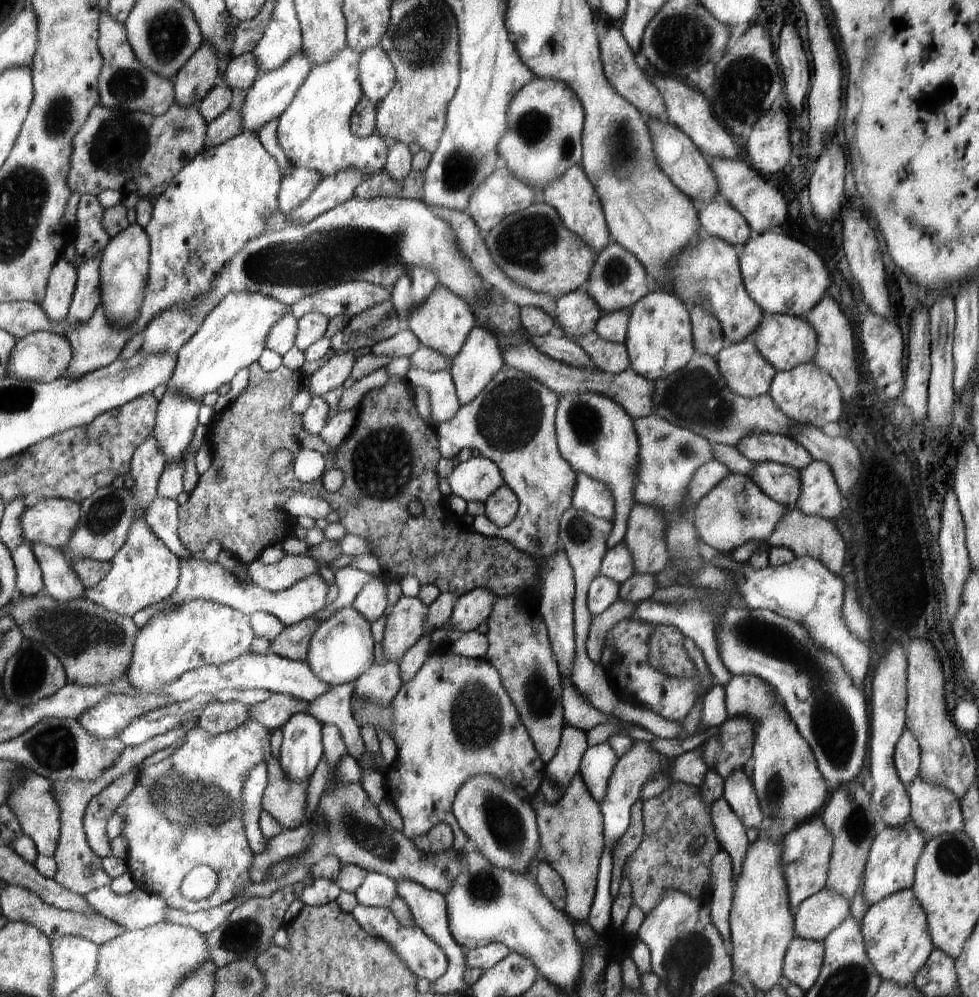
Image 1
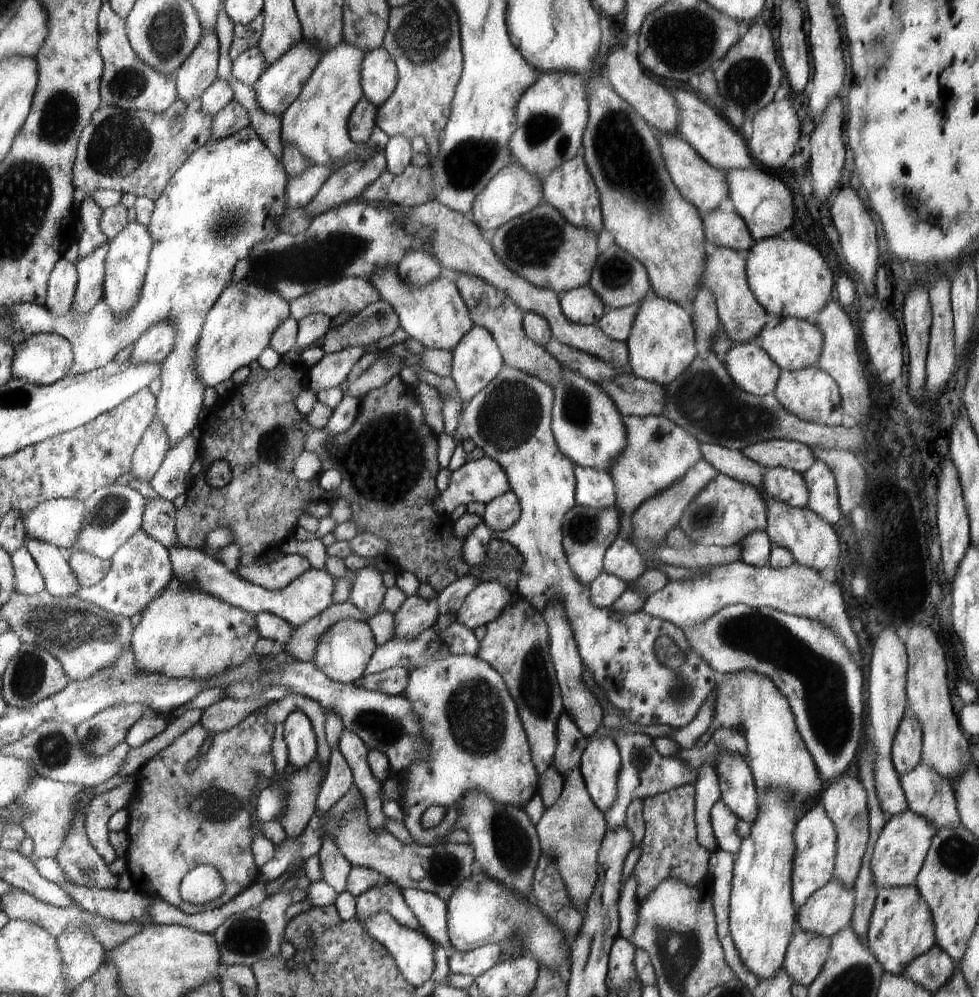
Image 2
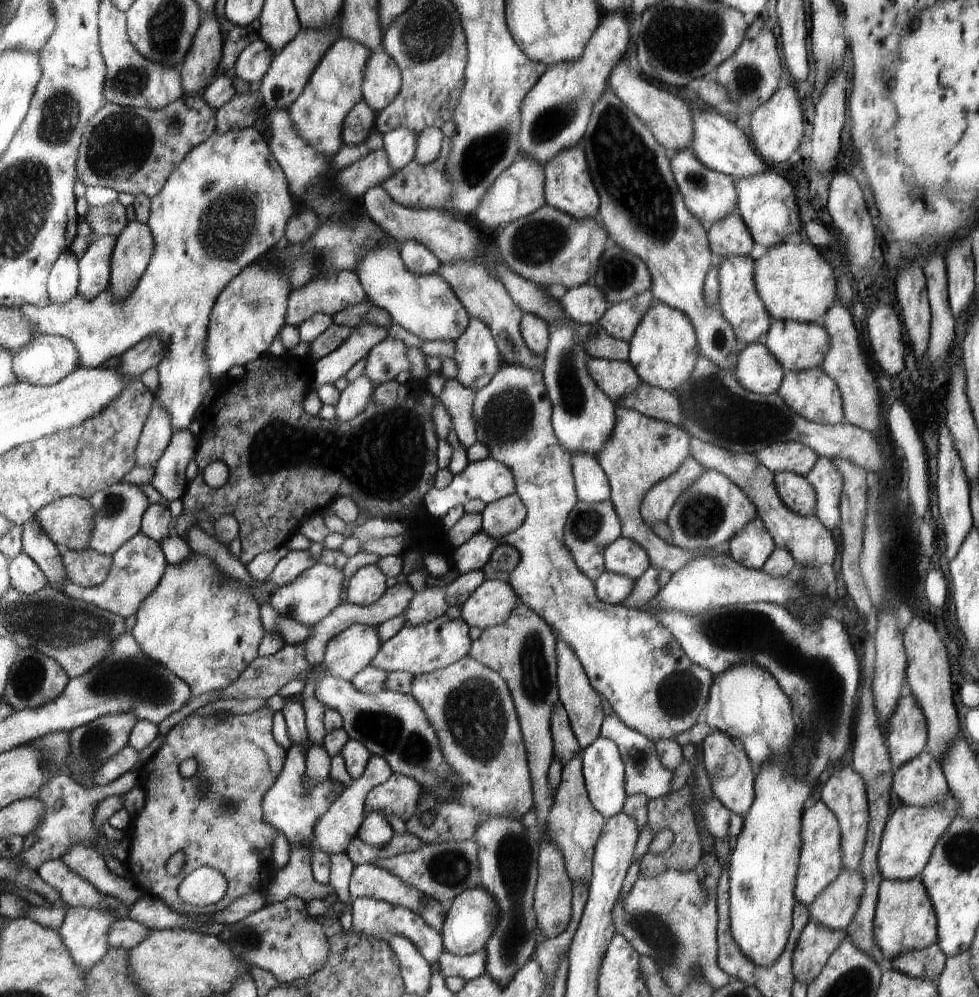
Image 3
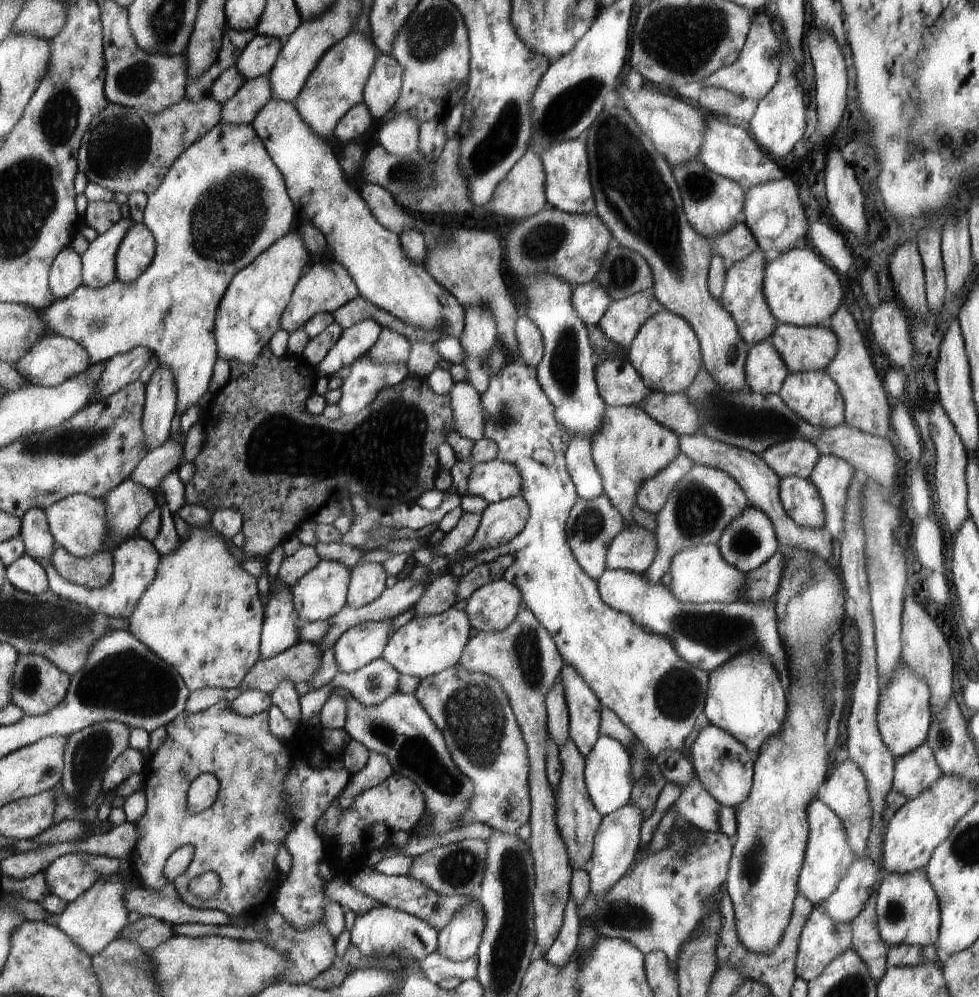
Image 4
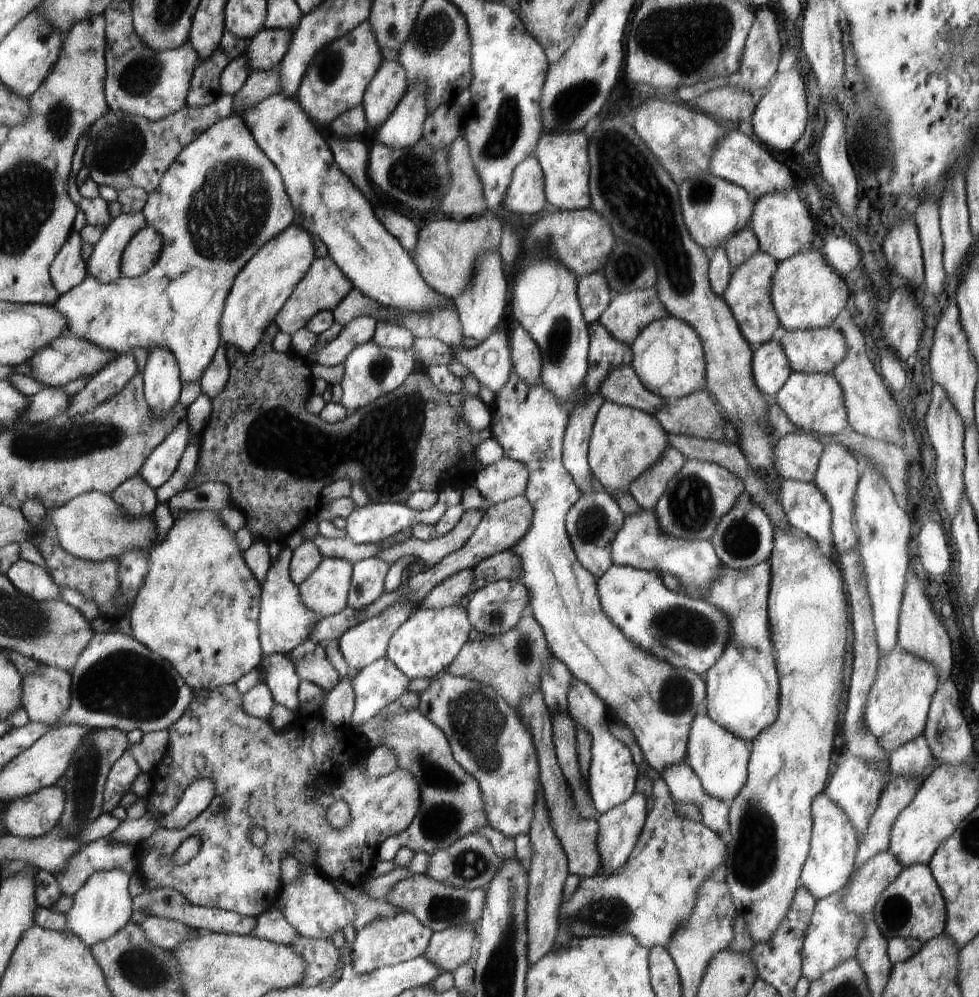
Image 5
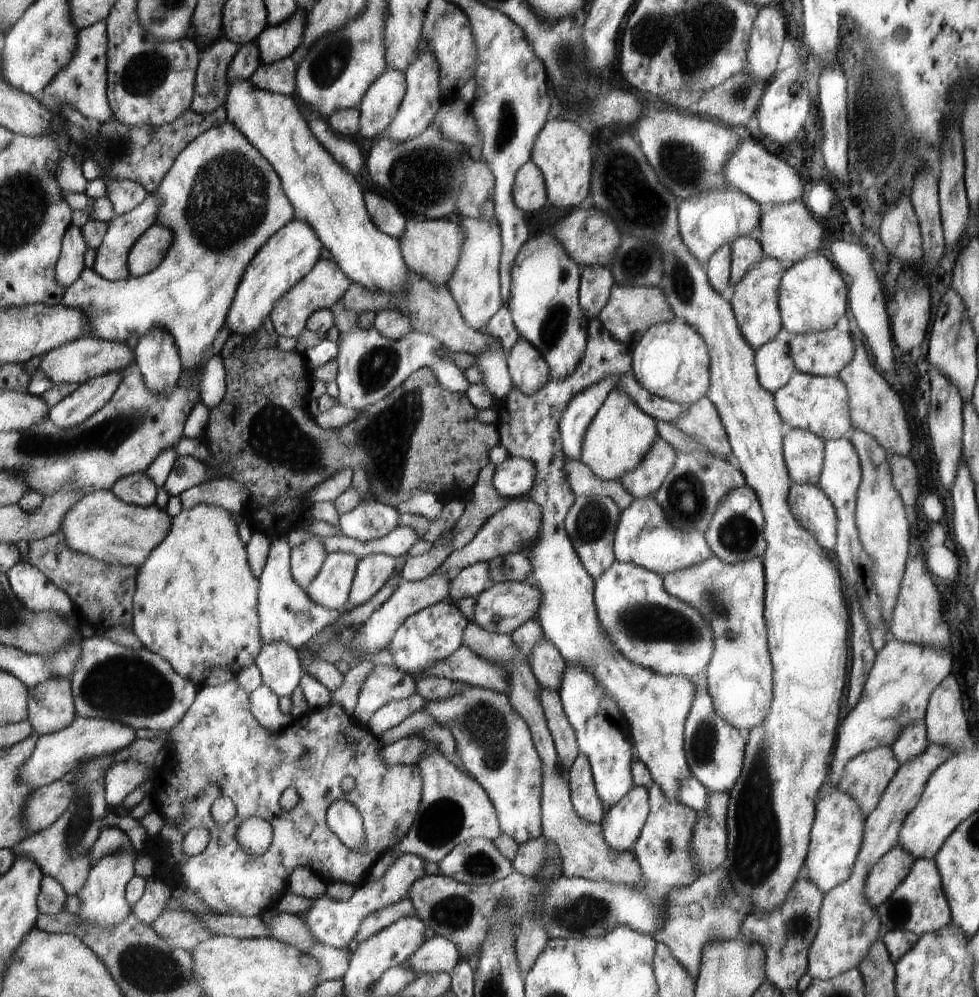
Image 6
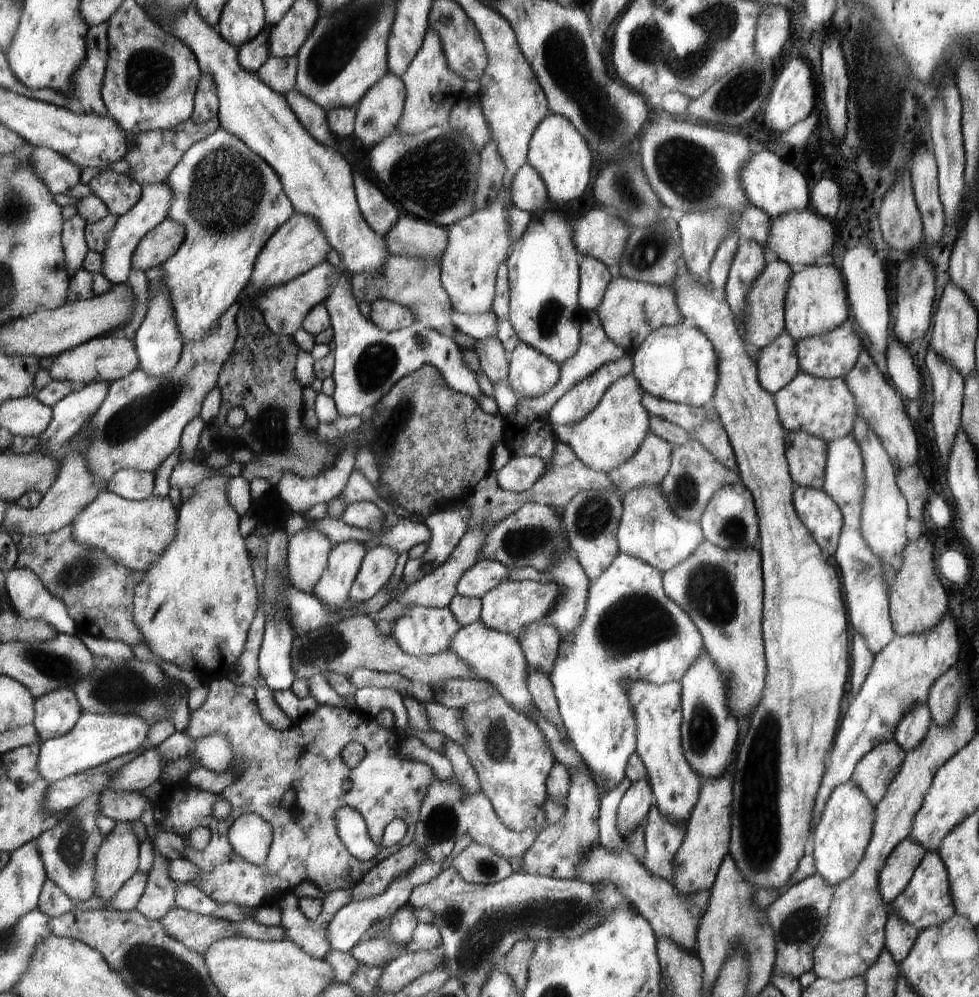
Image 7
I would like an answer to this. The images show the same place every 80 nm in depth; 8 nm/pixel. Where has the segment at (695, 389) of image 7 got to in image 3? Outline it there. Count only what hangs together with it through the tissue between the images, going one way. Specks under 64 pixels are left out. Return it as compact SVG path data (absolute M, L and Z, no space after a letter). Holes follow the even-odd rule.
M658 301L645 313L629 342L629 362L642 382L668 391L678 389L694 372L699 356L696 332L691 320L680 309Z

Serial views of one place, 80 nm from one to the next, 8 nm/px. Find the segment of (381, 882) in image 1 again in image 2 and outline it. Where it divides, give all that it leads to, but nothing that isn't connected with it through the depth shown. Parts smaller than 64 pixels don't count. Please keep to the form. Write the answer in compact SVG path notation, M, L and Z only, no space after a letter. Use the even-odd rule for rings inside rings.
M391 881L370 888L355 900L357 909L355 916L370 918L378 912L388 912L398 924L412 928L412 930L422 931L422 926L418 926L416 916L412 914L404 902L401 890Z

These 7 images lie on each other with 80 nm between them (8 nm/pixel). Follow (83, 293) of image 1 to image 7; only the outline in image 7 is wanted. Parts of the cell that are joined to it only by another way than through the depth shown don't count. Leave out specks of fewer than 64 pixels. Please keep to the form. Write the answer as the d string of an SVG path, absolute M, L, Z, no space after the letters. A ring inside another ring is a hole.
M154 182L148 186L142 186L142 194L140 200L136 202L133 208L126 212L123 216L118 217L116 220L116 227L112 236L108 238L106 250L101 253L102 255L102 274L111 282L112 285L126 284L131 269L131 259L138 242L146 232L161 224L168 217L168 210L170 210L170 202L172 202L172 188L168 186L168 182Z

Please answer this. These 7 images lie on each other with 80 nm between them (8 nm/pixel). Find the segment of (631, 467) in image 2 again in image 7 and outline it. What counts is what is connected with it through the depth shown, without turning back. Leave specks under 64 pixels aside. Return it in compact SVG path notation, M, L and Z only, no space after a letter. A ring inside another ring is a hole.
M633 375L616 380L616 384L612 384L600 404L596 404L596 408L584 420L566 426L551 424L553 432L560 442L574 452L580 462L590 466L592 470L608 474L610 470L628 462L650 432L651 416L647 413L647 408L644 408L643 392Z

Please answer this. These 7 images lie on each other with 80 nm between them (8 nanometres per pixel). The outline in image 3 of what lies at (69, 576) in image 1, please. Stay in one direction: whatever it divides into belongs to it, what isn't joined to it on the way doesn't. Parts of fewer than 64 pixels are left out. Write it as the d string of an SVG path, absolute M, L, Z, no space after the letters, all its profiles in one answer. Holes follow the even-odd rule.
M36 518L25 526L25 551L42 567L51 580L51 586L67 579L61 560L61 549Z

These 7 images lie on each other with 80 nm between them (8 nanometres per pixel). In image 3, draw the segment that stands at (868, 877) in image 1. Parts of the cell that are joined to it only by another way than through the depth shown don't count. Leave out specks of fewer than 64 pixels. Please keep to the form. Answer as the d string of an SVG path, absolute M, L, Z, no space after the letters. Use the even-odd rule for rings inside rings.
M951 791L941 803L900 805L886 821L878 851L878 866L884 879L910 880L920 876L931 860L936 844L948 832L951 823L961 814L961 804Z

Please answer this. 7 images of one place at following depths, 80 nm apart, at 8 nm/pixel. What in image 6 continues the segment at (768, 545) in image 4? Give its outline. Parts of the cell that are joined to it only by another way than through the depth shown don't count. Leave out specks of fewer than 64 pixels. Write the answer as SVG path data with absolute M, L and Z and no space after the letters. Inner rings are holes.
M745 484L729 490L726 496L720 500L707 522L705 536L712 553L724 562L735 563L754 557L762 558L766 548L764 527L764 517L758 497Z

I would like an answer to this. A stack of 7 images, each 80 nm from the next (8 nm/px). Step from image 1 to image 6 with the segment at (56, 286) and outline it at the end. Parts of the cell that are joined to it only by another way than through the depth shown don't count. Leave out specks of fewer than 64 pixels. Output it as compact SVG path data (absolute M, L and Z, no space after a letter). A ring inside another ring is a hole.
M72 225L63 236L62 254L56 263L56 280L68 288L86 269L85 255L89 246L83 237L83 229Z

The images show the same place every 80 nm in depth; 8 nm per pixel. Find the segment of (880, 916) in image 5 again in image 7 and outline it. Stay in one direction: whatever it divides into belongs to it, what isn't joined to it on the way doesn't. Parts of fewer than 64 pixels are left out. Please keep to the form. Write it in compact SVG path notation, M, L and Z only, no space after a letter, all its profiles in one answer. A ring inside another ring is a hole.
M937 850L927 852L907 890L902 895L898 895L890 904L886 903L885 908L888 910L888 917L894 911L899 914L900 920L912 924L918 932L946 923L951 916L955 915L956 904L952 898L948 868Z

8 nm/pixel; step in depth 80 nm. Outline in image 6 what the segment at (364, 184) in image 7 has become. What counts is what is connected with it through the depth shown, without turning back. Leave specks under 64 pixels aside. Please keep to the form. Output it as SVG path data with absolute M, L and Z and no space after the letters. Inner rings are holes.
M368 191L366 206L372 220L379 225L382 232L399 240L405 231L406 216L400 214L400 210L388 199L381 197L374 191Z

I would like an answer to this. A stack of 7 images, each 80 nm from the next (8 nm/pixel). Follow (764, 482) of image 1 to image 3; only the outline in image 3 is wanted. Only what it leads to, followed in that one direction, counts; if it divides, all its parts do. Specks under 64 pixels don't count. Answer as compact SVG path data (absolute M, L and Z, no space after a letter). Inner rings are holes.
M784 471L774 475L773 481L778 496L789 509L803 517L815 516L816 493L803 476Z

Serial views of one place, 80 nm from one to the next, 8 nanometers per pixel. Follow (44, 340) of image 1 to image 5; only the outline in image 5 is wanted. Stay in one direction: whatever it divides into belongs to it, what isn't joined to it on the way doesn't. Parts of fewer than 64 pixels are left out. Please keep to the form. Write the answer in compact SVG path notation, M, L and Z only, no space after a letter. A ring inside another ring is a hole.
M66 334L60 336L50 347L46 347L26 364L31 367L31 376L41 380L48 387L60 389L72 380L98 374L115 356L118 356L118 353L114 354L110 349L102 348L100 345L92 344L92 341L72 334Z

